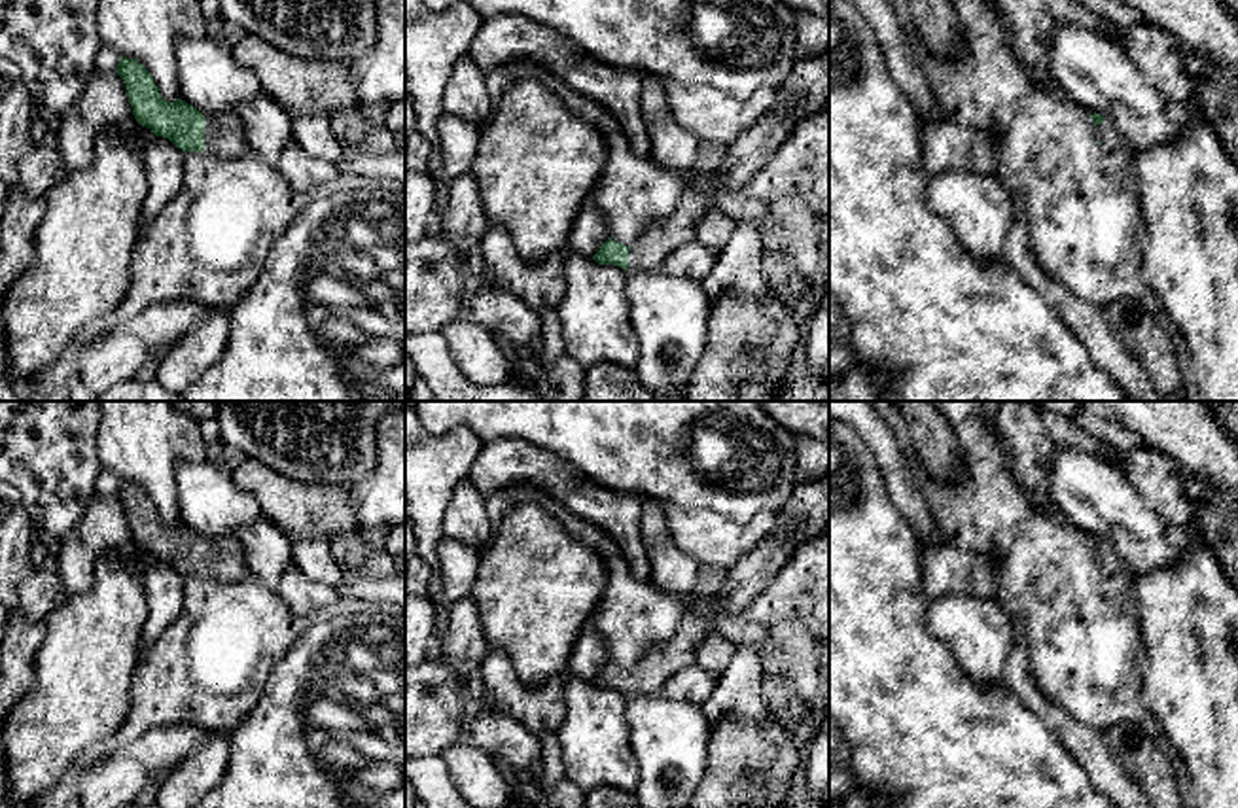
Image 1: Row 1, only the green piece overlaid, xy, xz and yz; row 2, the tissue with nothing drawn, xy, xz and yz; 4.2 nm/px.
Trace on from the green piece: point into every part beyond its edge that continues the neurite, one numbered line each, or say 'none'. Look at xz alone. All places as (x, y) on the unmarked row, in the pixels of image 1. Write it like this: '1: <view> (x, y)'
1: xz (650, 674)

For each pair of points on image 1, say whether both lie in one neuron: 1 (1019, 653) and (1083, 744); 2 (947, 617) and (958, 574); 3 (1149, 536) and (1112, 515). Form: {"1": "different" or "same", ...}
{"1": "same", "2": "different", "3": "same"}

